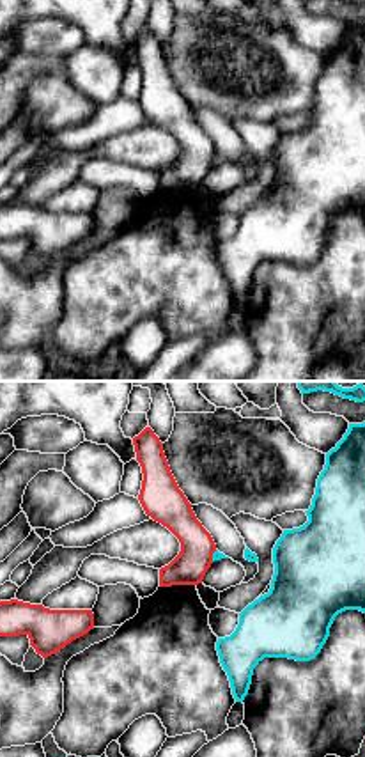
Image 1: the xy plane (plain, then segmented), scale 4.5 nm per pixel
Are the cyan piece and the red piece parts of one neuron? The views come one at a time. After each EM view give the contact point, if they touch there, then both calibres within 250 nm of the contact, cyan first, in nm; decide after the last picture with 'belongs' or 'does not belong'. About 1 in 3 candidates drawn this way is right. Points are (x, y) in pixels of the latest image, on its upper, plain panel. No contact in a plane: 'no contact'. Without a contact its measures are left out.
meets cyan at (213, 158); 50 nm thick on the cyan side, 160 nm on the other

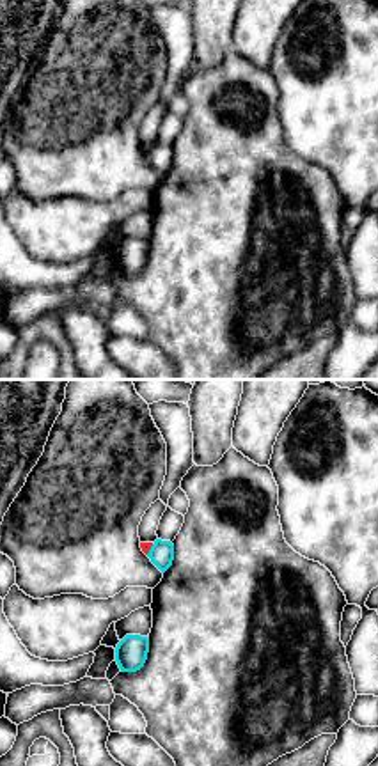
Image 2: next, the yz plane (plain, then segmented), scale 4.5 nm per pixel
meets cyan at (149, 153); 110 nm thick on the cyan side, 50 nm on the other

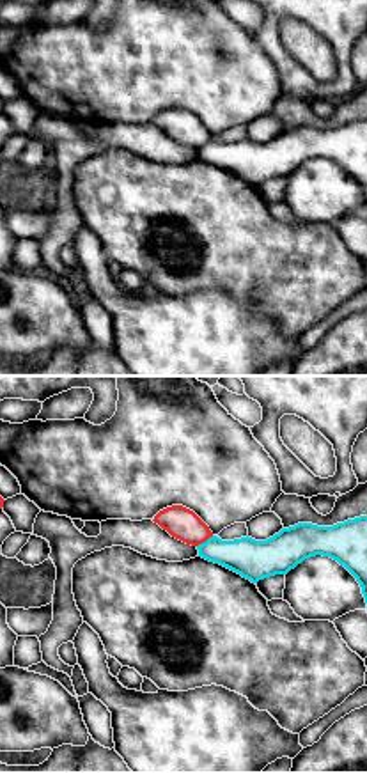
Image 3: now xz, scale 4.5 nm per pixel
meets cyan at (206, 144); 180 nm thick on the cyan side, 140 nm on the other

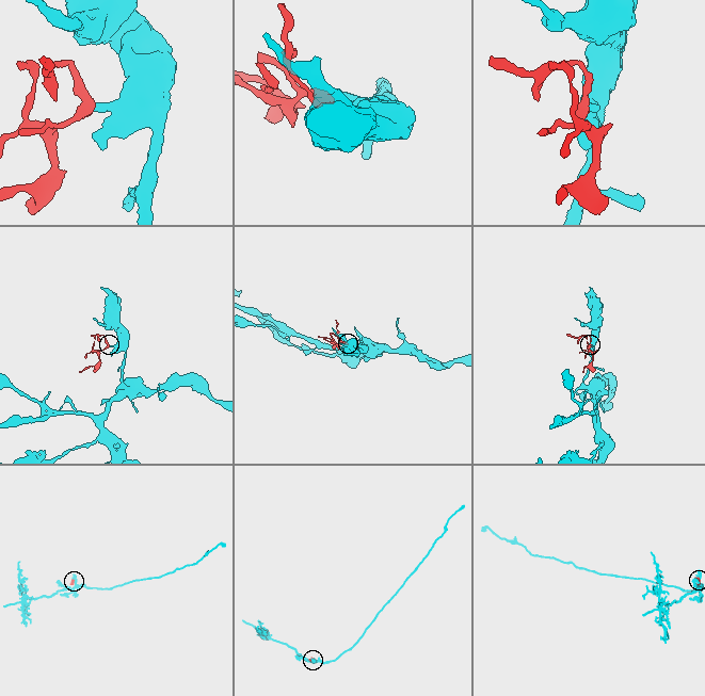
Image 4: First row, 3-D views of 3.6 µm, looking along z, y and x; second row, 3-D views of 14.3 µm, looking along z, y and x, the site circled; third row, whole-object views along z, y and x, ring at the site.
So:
does not belong

